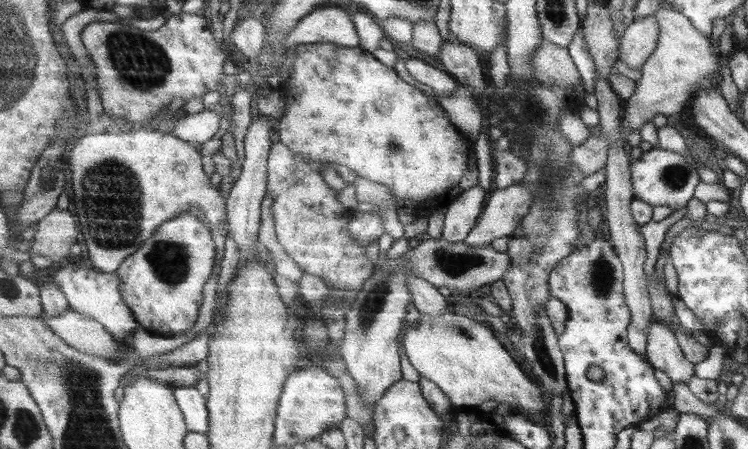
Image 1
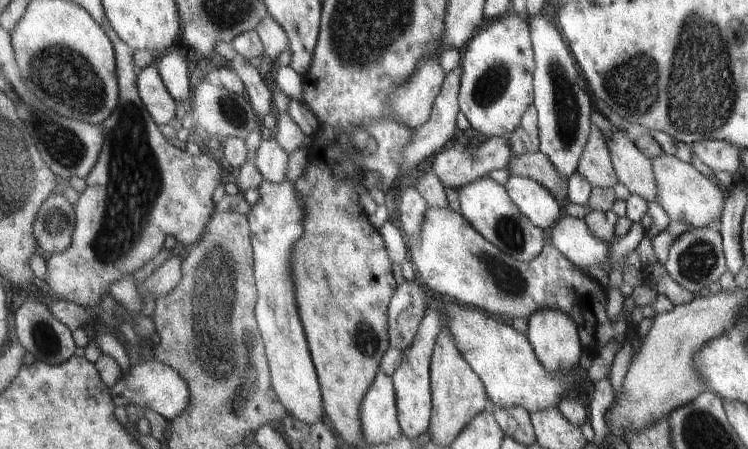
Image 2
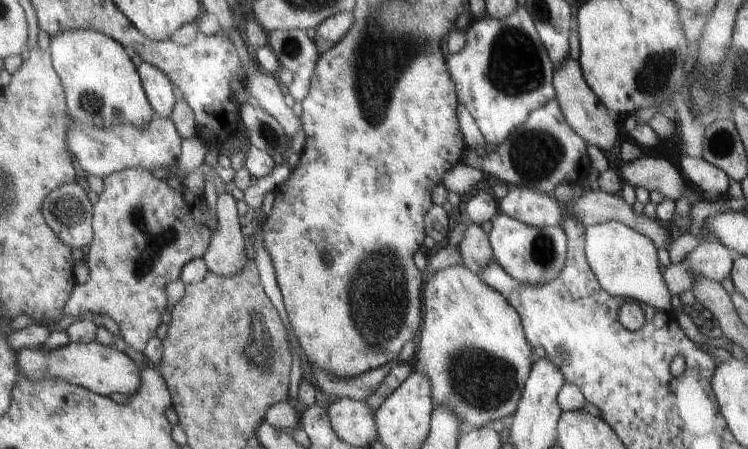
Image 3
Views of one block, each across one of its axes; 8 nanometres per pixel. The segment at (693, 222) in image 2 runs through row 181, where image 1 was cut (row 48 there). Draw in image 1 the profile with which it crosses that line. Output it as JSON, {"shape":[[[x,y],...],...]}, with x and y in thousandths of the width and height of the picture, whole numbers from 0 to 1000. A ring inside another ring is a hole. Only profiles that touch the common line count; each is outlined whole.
{"shape":[[[882,9],[872,40],[878,51],[878,96],[856,147],[857,169],[849,180],[846,212],[833,225],[828,274],[828,307],[833,323],[838,318],[838,298],[844,290],[854,290],[876,254],[886,254],[894,267],[904,263],[916,227],[924,220],[926,198],[940,185],[939,178],[953,189],[959,189],[963,178],[960,125],[953,120],[947,85],[937,80],[917,38],[893,9]]]}

